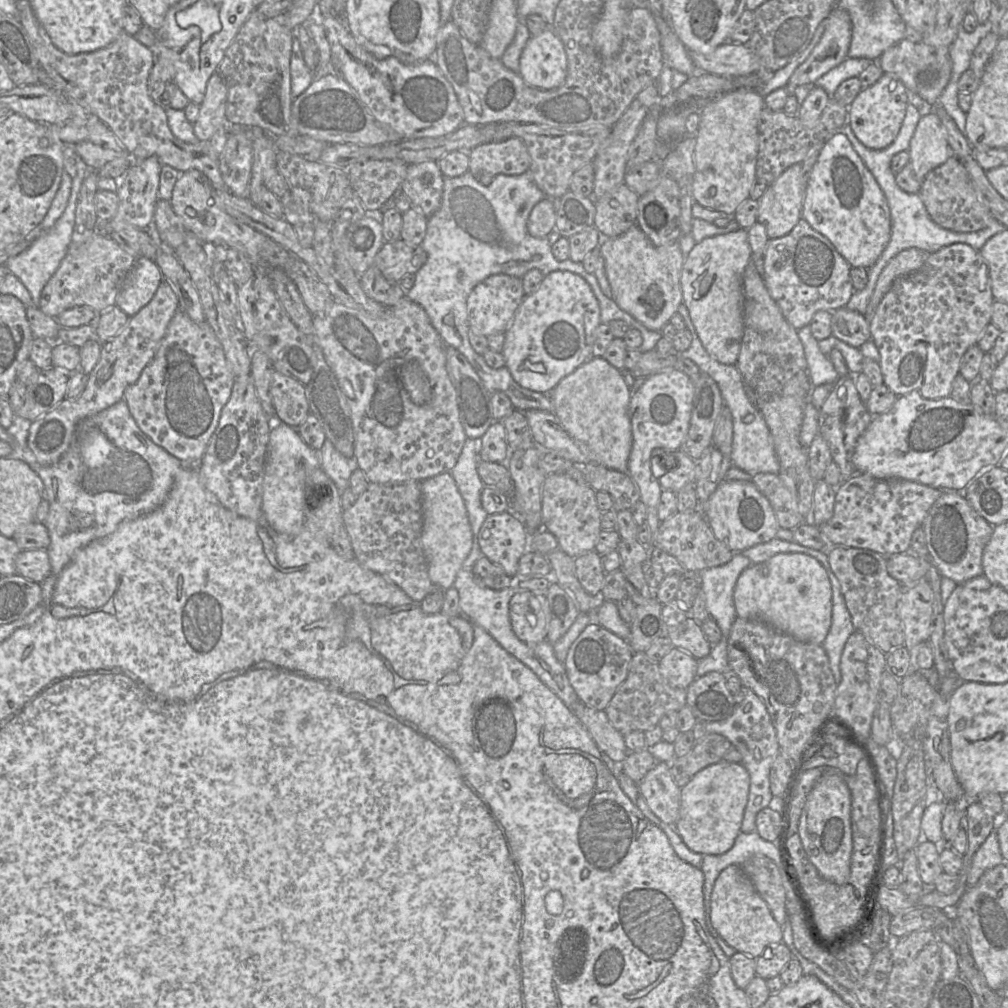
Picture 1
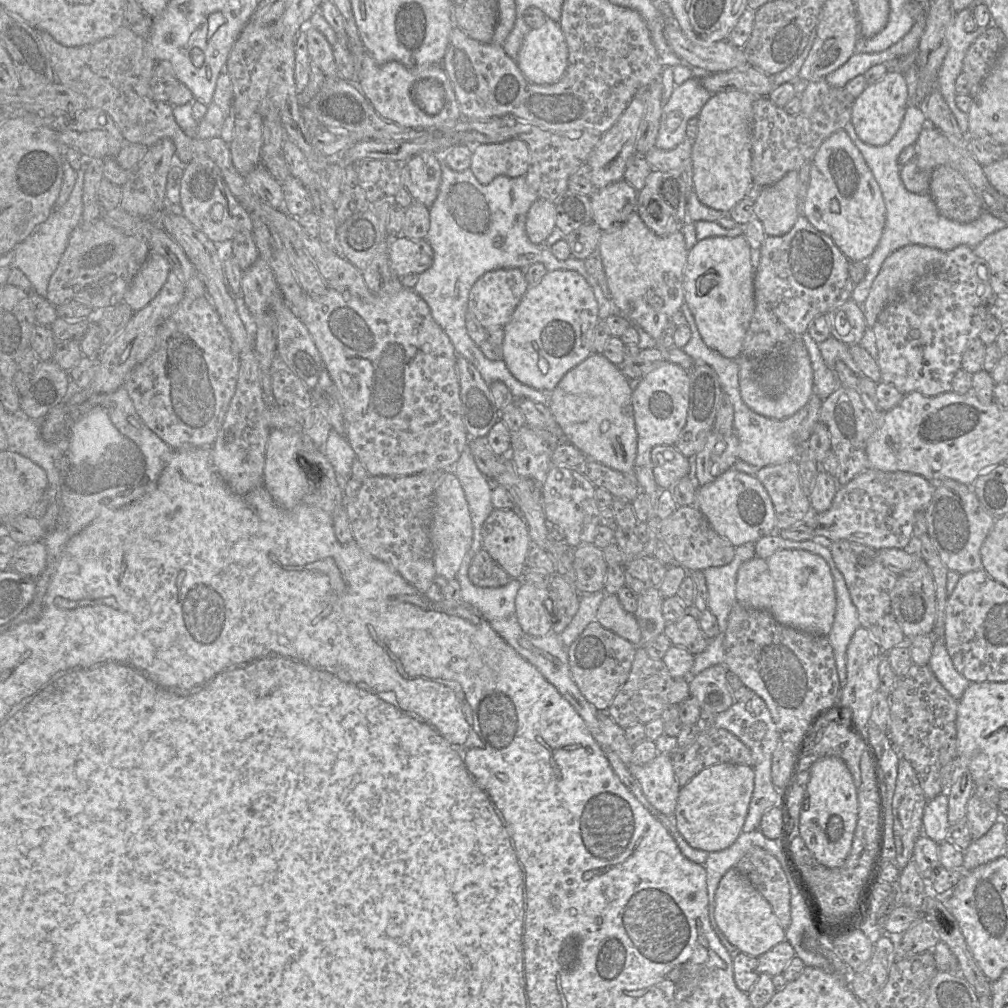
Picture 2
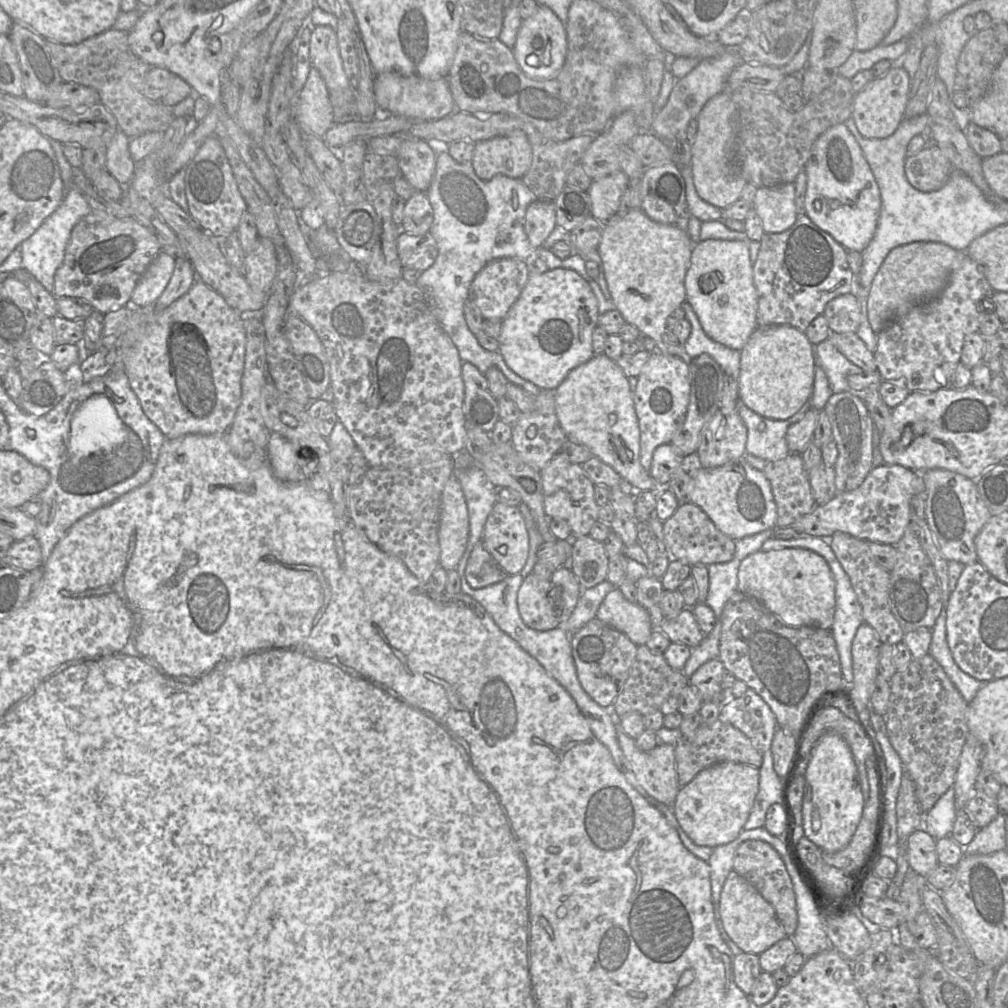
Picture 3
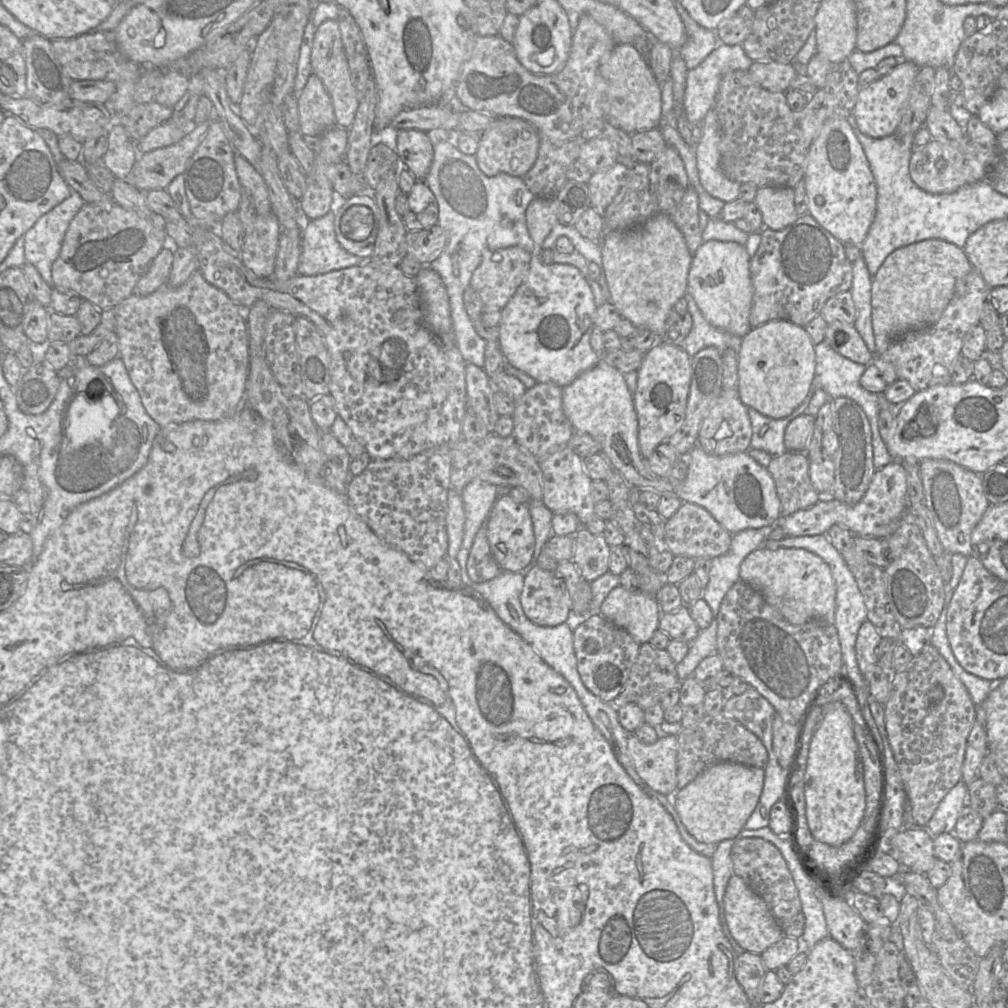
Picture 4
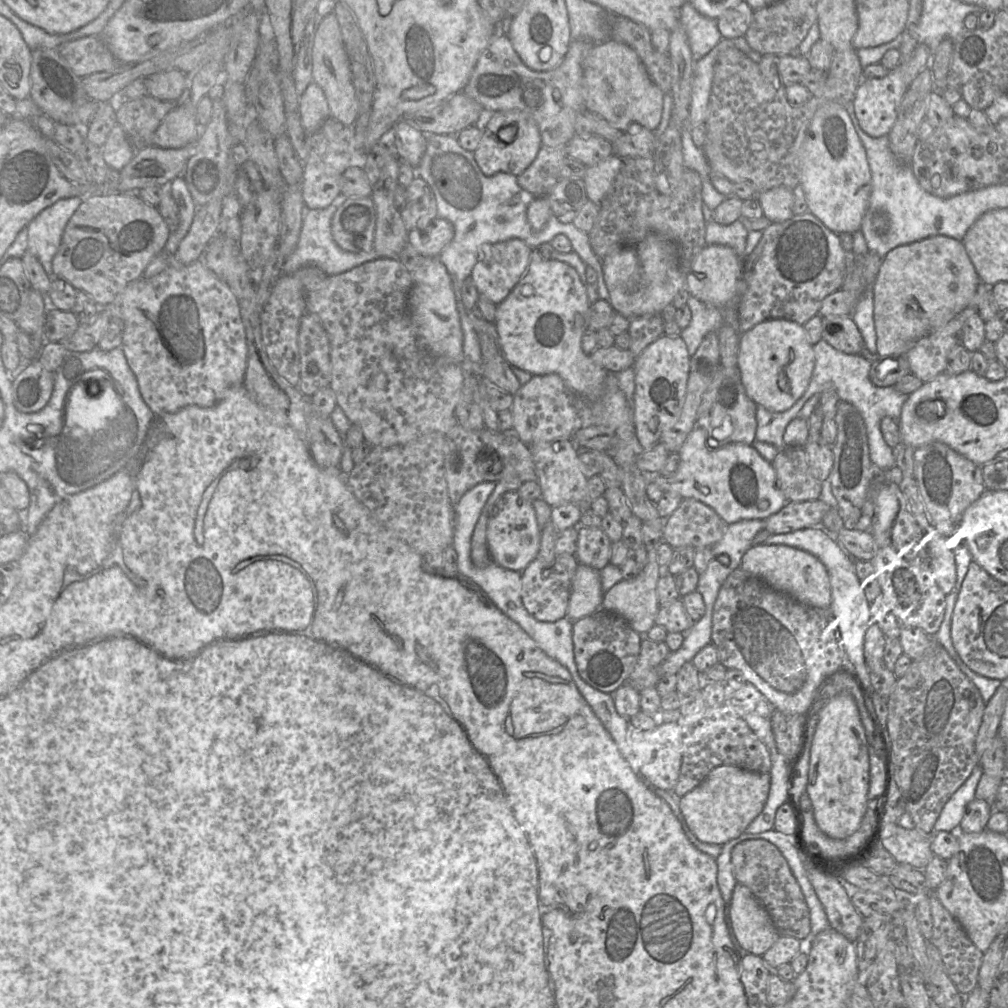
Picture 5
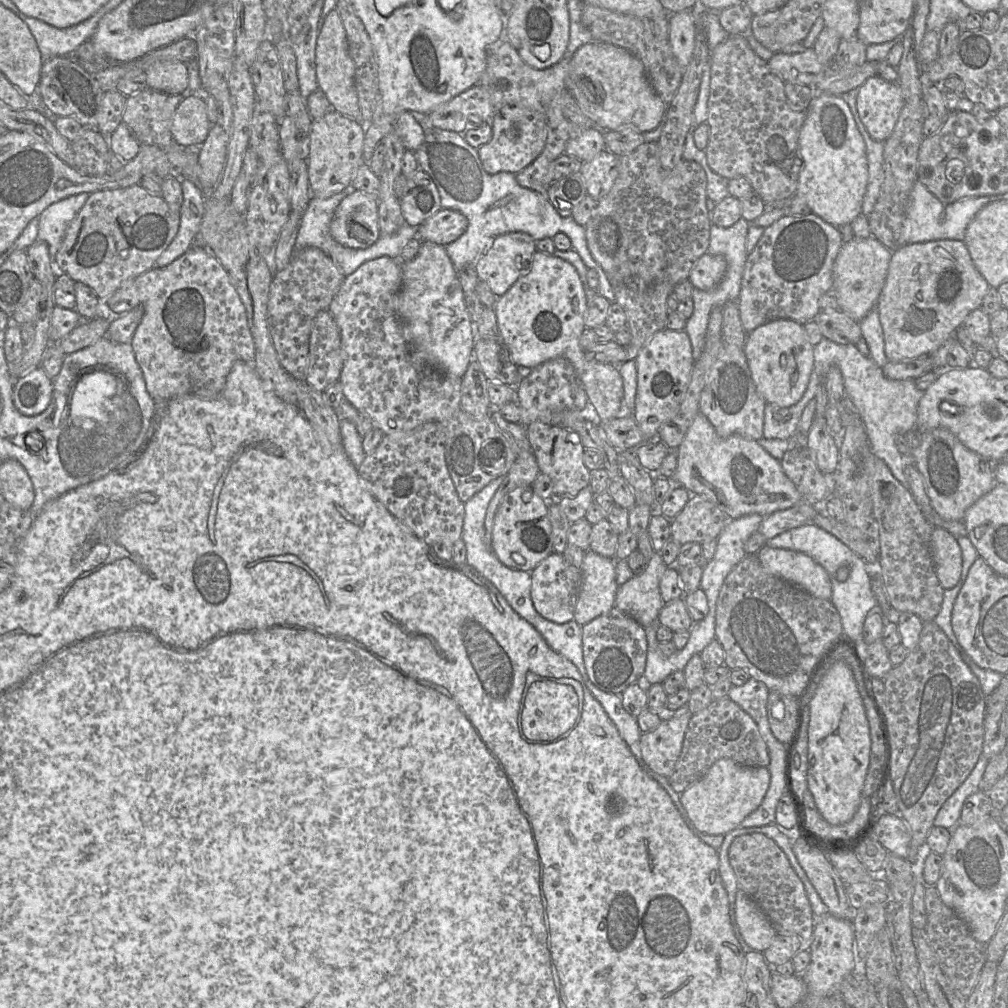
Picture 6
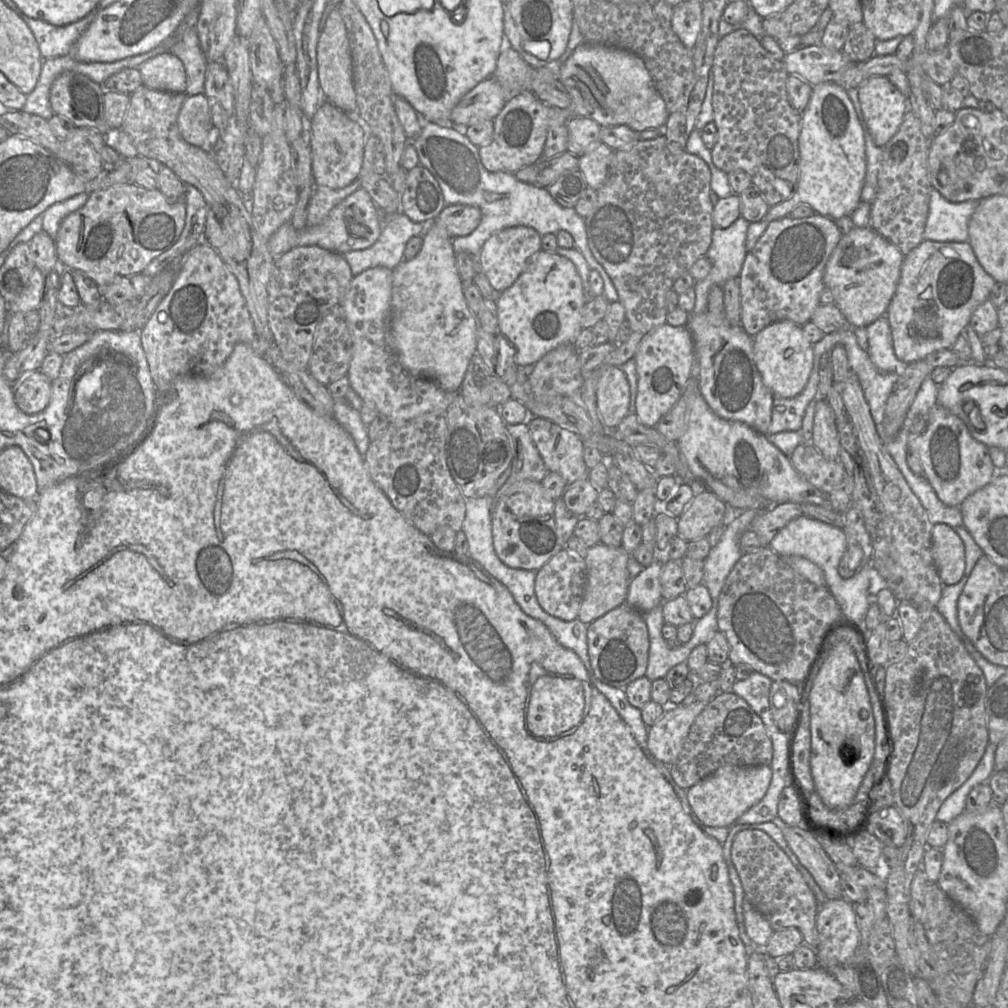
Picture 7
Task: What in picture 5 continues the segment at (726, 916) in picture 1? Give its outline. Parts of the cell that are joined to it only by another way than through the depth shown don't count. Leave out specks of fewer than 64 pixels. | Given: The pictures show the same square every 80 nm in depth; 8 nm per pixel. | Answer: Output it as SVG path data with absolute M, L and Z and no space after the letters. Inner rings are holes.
M740 883L735 885L732 892L730 920L741 946L754 955L762 956L779 937L767 911Z

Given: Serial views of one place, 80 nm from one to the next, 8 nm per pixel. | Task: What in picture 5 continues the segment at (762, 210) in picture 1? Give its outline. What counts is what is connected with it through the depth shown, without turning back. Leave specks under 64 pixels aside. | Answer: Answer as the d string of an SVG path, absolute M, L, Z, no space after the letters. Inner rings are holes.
M775 187L758 194L763 209L763 215L772 223L784 222L794 216L793 190L785 187Z

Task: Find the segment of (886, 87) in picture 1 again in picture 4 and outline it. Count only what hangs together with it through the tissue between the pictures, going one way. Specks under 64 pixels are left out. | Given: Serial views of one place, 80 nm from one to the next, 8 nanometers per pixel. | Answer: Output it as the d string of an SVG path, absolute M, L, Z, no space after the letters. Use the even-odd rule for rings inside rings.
M904 57L896 58L897 65L888 74L860 88L853 109L860 131L872 138L883 138L894 134L905 109L914 80L920 67Z

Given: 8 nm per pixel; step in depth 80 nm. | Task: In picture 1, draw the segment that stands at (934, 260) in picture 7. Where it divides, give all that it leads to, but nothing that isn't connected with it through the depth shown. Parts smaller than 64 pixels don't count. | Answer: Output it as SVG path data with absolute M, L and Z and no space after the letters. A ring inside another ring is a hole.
M909 248L901 251L892 258L882 270L877 280L864 316L870 320L894 281L919 270L929 255L930 253L927 251L918 248Z

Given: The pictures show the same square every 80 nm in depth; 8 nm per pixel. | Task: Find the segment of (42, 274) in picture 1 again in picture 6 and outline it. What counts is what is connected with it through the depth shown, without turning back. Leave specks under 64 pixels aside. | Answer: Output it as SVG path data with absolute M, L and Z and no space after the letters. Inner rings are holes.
M79 193L47 207L39 216L38 240L46 242L53 264L61 247L66 229L81 210L90 194Z

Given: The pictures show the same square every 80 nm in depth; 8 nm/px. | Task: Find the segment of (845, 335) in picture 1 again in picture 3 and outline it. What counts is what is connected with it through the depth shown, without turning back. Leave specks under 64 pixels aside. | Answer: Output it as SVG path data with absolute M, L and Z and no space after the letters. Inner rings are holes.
M846 293L829 301L823 315L830 332L856 333L861 322L860 303L854 294Z

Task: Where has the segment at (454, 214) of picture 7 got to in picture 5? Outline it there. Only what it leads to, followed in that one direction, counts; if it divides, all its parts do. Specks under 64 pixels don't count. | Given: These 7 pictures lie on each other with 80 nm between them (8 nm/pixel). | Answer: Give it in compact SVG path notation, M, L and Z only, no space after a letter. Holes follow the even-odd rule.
M436 217L425 228L410 230L408 244L422 257L438 257L453 240L454 234L455 229L450 221Z

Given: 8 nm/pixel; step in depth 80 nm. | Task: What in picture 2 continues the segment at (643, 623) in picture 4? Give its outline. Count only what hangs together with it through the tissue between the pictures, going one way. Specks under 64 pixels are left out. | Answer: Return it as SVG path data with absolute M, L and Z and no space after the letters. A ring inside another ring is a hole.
M606 594L597 609L595 620L634 646L640 645L641 632L637 620L633 613L623 609L617 594Z

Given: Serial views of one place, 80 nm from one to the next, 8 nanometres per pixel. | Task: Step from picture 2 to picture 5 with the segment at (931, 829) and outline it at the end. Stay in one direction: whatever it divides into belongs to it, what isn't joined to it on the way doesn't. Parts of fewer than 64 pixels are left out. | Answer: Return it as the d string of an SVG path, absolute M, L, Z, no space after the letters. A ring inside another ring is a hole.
M978 763L970 776L945 803L934 824L934 832L948 831L956 835L966 805L975 799L975 790L982 774L983 769Z

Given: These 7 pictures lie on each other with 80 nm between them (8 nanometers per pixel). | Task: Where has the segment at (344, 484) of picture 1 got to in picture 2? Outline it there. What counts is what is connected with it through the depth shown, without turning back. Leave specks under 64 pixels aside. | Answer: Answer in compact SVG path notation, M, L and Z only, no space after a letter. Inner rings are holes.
M331 429L324 445L324 453L333 466L338 480L347 480L351 475L351 467L356 454L346 436L341 436Z

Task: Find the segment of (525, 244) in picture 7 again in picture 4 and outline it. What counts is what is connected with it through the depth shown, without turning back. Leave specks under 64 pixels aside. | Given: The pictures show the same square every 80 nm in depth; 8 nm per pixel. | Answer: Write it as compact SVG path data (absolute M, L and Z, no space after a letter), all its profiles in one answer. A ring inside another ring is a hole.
M519 246L487 251L473 272L470 286L478 293L486 308L496 308L501 311L525 280L530 260L531 253Z

